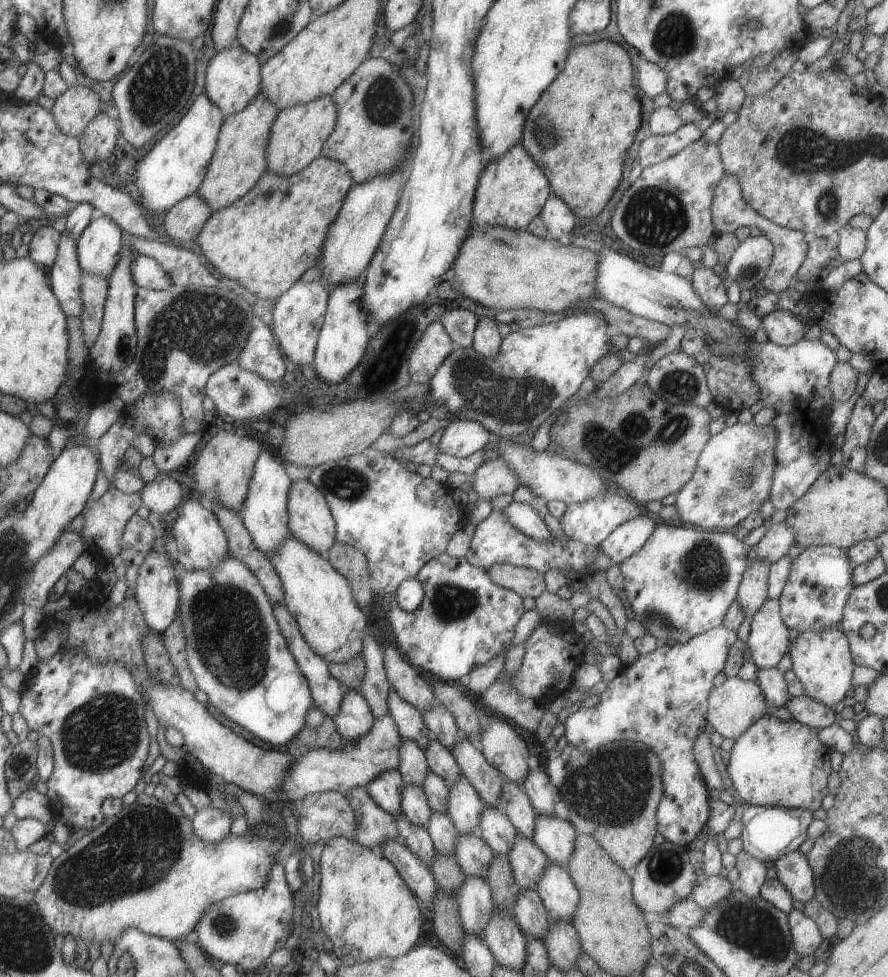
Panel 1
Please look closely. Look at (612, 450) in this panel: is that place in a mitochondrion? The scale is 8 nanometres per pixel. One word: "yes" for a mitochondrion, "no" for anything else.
yes

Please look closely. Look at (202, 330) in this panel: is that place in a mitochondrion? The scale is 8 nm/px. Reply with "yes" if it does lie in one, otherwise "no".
yes

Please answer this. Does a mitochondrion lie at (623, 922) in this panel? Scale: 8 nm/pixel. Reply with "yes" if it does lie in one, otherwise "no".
no

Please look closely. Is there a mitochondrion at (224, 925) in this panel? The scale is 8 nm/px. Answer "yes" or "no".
yes

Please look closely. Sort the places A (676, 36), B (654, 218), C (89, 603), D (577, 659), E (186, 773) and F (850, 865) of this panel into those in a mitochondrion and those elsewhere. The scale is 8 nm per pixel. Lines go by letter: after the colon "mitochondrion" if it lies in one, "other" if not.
A: mitochondrion
B: mitochondrion
C: other
D: other
E: other
F: mitochondrion

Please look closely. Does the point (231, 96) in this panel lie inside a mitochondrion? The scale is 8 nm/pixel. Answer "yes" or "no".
no

